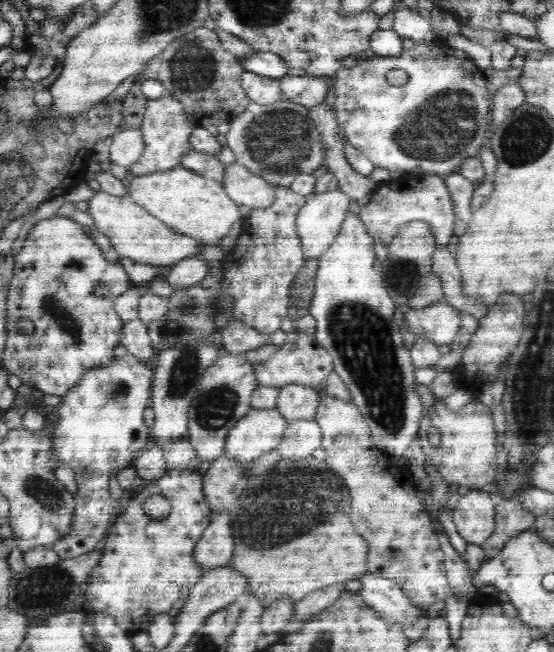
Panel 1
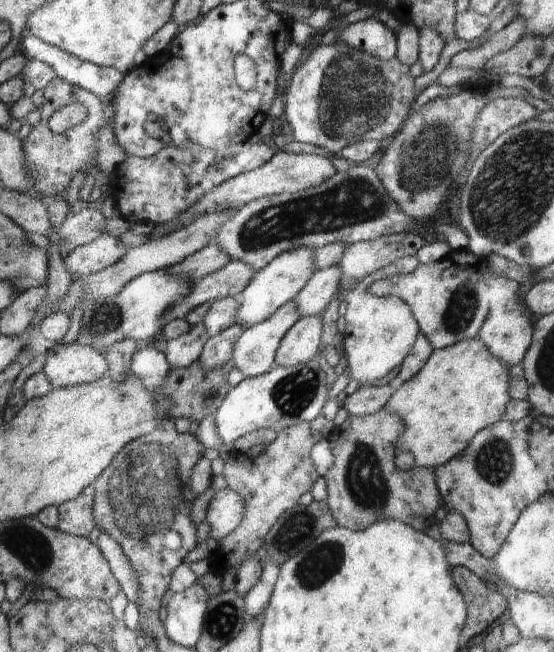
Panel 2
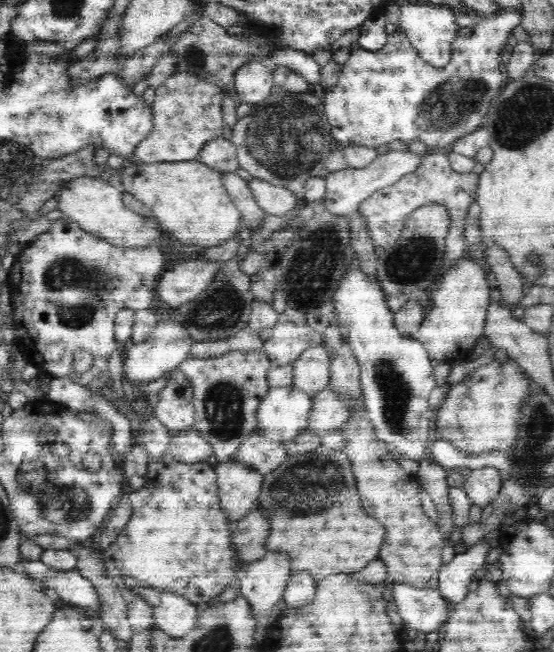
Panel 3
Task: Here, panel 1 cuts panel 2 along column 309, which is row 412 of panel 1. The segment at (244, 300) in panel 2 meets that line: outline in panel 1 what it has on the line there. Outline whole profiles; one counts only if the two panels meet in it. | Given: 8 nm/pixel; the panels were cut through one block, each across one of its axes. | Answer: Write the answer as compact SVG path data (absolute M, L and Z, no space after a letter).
M276 407L250 409L228 432L224 455L249 463L276 448L286 428L288 421Z

